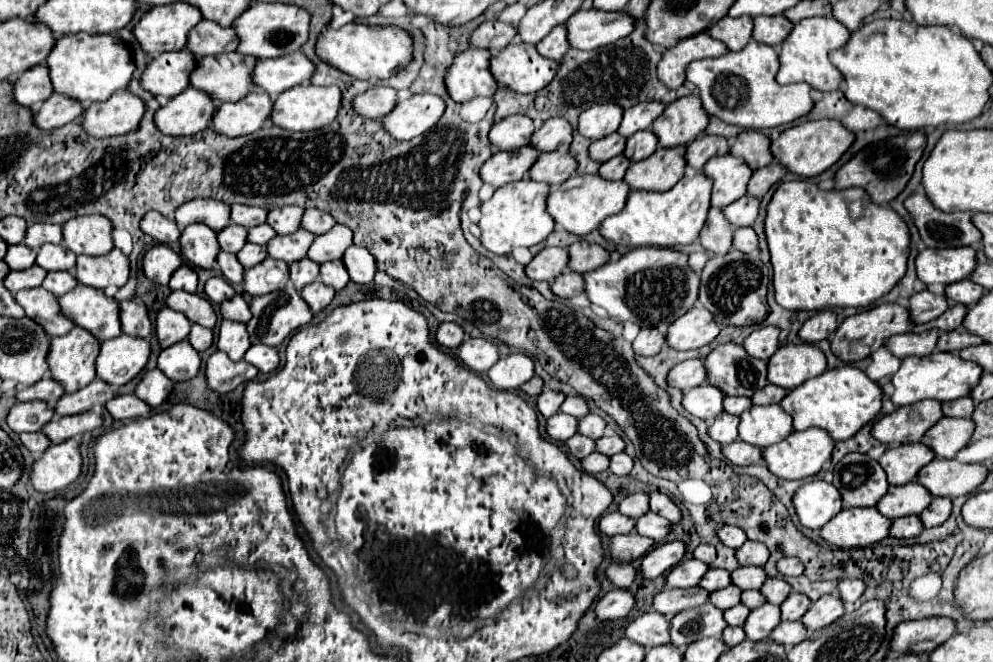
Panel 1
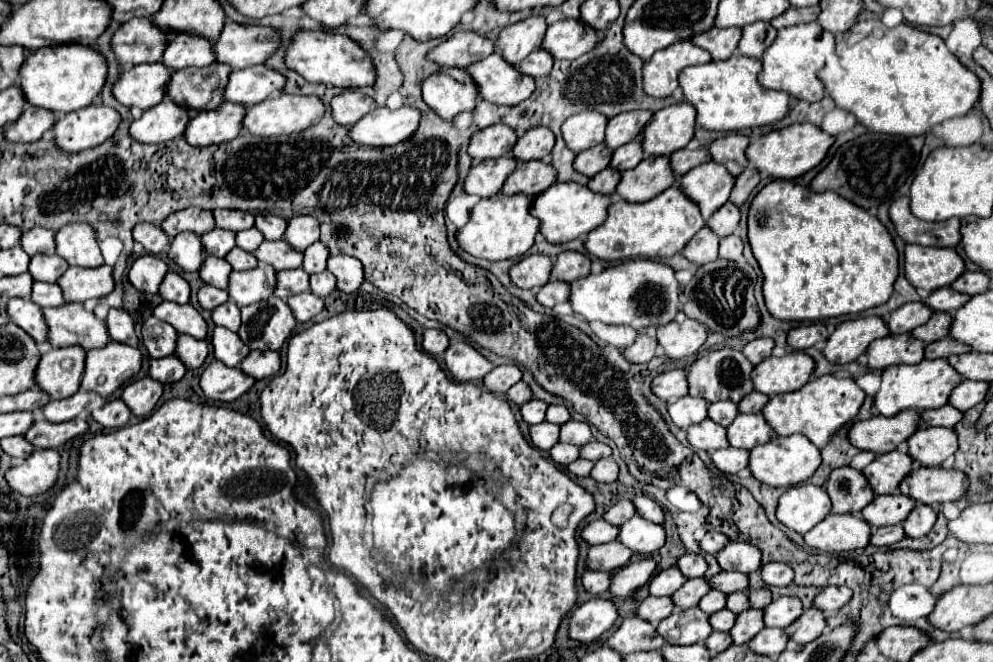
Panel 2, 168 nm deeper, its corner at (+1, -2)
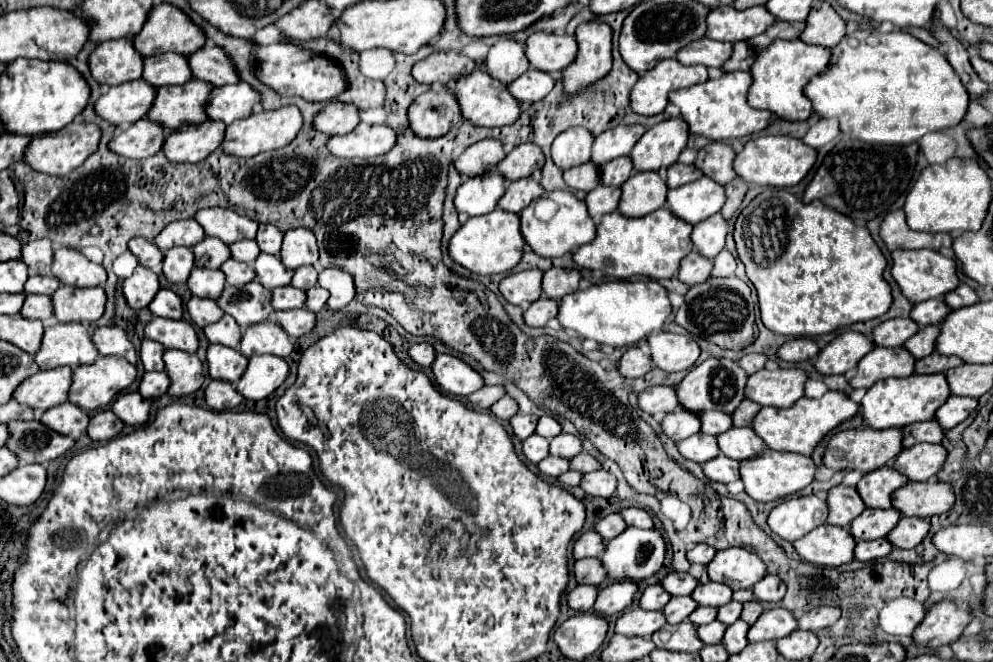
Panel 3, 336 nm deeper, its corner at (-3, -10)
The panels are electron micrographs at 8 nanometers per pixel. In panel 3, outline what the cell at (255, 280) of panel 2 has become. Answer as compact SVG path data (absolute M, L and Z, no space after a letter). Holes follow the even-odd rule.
M257 280L235 288L225 286L223 294L217 298L219 308L223 308L225 314L233 316L239 326L257 324L261 320L267 320L271 314L271 292L263 288Z

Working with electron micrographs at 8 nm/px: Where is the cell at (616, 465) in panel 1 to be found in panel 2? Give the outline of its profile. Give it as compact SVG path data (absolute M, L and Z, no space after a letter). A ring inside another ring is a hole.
M603 458L603 460L597 460L593 470L591 470L591 478L595 482L615 482L617 480L617 474L619 474L619 468L617 464L611 460L611 458Z

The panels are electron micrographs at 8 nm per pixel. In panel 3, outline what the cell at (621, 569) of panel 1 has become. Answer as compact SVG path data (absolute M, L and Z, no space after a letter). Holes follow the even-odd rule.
M579 584L575 590L569 592L569 596L567 596L567 604L569 604L573 610L589 612L589 610L593 610L597 592L599 592L599 588L595 588L595 586Z

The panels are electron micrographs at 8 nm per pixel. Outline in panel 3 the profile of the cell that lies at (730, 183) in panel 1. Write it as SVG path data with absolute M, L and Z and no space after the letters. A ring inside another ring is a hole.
M703 176L691 184L683 184L675 190L669 190L667 208L675 212L677 218L683 218L689 224L699 224L709 216L717 214L725 204L725 192L721 184L715 184L709 176Z

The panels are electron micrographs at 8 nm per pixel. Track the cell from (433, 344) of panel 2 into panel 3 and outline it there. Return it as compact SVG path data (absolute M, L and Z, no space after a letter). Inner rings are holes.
M421 342L421 344L413 344L409 348L409 356L419 364L419 366L431 366L433 360L435 360L435 348L427 342Z

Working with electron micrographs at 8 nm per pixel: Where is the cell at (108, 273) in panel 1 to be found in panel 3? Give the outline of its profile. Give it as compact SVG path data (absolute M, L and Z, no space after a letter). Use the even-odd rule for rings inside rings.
M61 286L53 294L55 318L59 322L95 322L105 312L107 294L99 288L67 288Z

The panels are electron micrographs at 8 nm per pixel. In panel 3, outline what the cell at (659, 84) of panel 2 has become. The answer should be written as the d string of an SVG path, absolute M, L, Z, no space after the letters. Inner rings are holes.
M675 58L661 60L655 68L647 70L645 76L639 78L639 82L631 90L631 108L637 114L653 116L665 110L669 92L677 88L685 88L691 84L705 82L707 68L705 66L683 66Z

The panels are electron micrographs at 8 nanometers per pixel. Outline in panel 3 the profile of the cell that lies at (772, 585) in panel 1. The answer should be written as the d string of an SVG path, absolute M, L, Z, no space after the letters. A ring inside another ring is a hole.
M745 602L743 604L743 612L741 612L741 618L747 622L747 624L755 624L755 620L763 614L763 606L759 602Z

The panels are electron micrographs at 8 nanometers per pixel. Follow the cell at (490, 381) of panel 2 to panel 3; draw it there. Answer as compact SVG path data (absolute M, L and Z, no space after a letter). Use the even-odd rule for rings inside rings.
M483 386L481 390L477 390L475 394L467 396L467 400L479 408L491 408L499 398L503 398L507 392L503 386Z

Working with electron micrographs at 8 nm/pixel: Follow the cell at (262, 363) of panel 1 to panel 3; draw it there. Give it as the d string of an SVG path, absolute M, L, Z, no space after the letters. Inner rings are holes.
M251 356L249 366L235 388L247 396L247 400L261 400L273 394L289 374L289 366L279 356Z

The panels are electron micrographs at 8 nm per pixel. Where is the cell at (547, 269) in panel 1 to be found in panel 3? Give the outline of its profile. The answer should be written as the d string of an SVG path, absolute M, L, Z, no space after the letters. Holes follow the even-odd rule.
M537 268L517 272L517 274L509 274L501 280L499 290L511 304L527 306L527 304L541 298L541 294L543 294L541 278L543 278L543 272Z

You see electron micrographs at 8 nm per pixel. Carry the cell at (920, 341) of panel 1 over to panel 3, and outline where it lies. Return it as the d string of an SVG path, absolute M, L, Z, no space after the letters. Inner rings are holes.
M875 346L859 362L859 374L849 382L853 388L871 388L875 382L885 378L905 378L915 372L915 358L907 354L907 348L879 348Z

